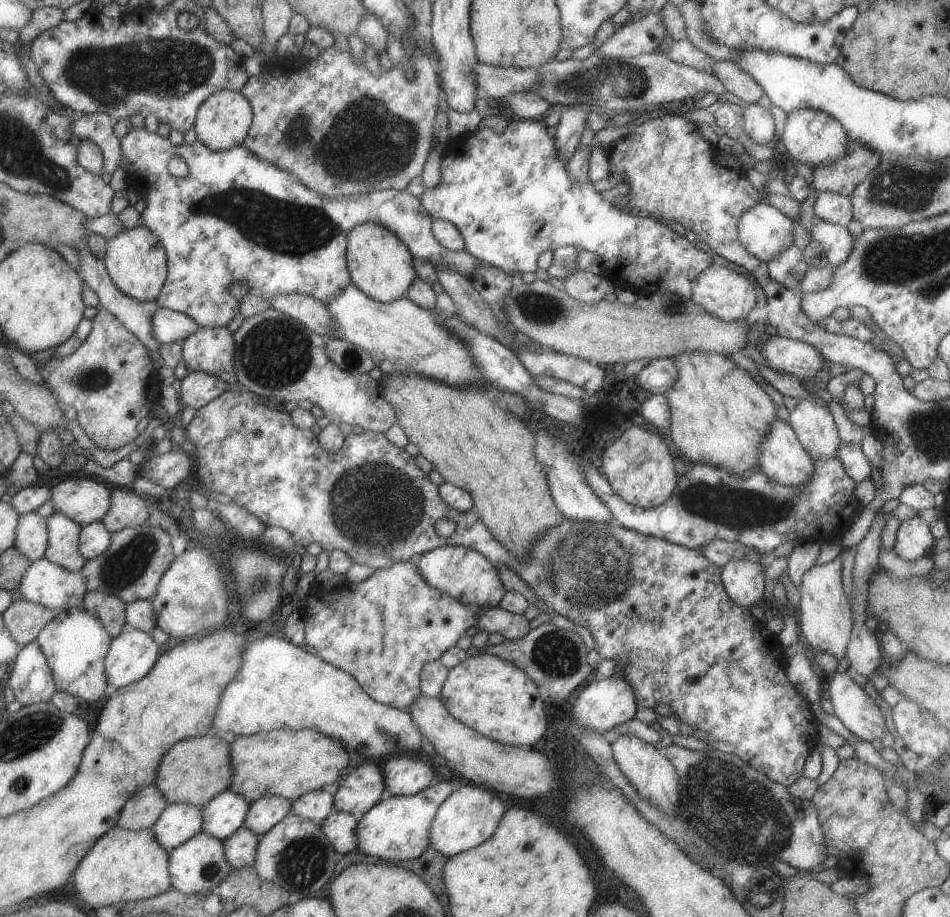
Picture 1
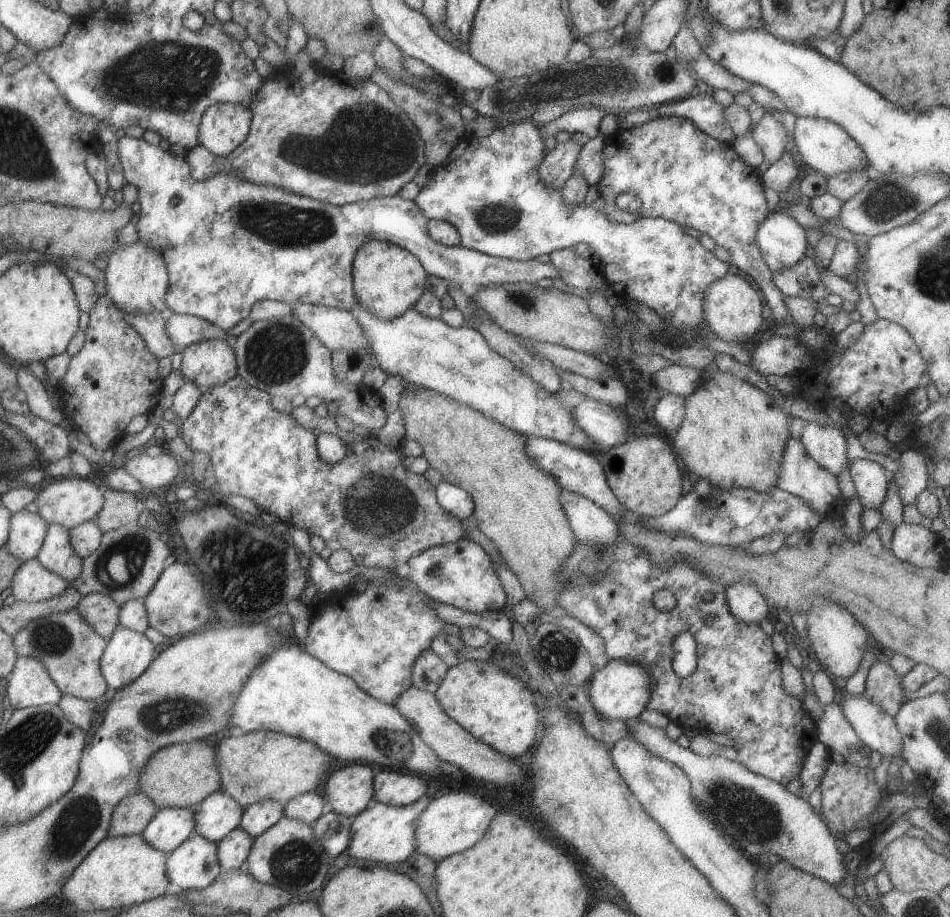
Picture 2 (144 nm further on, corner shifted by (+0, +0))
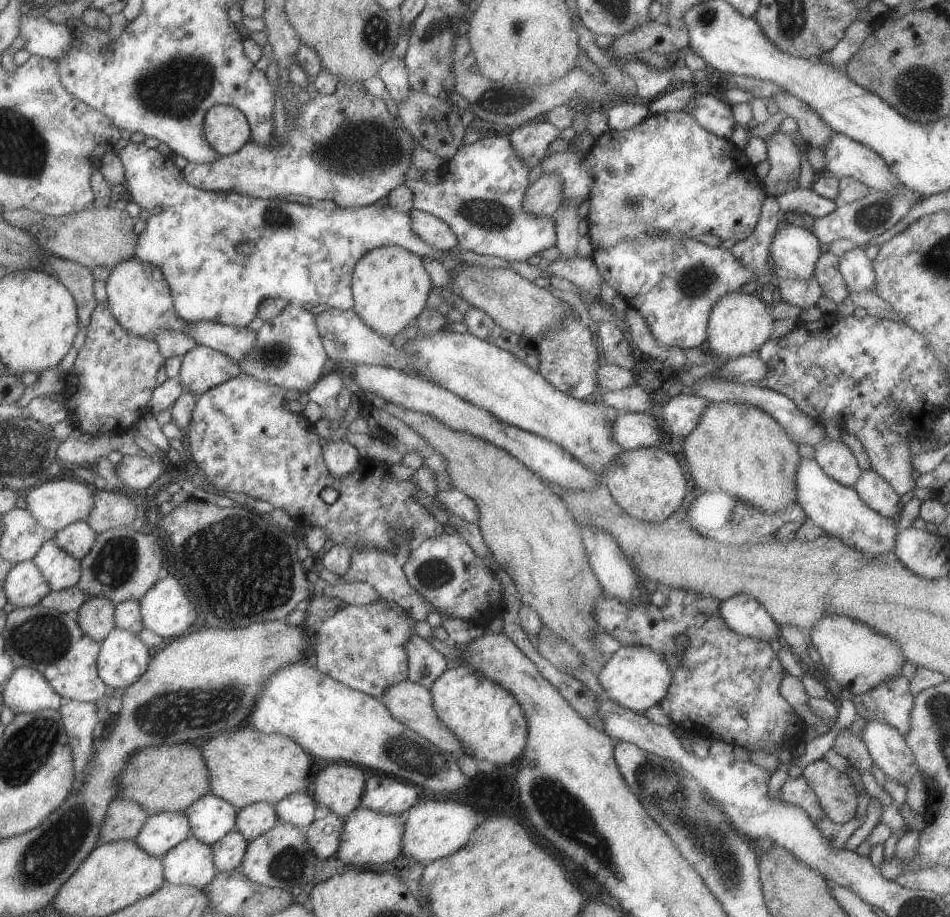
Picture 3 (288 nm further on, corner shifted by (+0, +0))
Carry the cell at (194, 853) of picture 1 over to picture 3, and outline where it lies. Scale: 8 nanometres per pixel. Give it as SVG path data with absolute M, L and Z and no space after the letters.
M187 838L163 856L165 882L173 886L193 886L203 890L217 876L213 850L209 844Z

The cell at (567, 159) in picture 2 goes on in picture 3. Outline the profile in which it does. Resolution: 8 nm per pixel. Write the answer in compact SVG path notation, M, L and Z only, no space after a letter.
M541 174L529 188L523 198L523 208L529 214L551 218L555 210L563 204L561 174Z

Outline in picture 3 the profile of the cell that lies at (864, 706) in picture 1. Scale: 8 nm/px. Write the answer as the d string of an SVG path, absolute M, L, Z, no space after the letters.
M869 720L859 732L873 762L887 774L887 778L905 786L909 778L919 772L905 736L897 728L881 720Z

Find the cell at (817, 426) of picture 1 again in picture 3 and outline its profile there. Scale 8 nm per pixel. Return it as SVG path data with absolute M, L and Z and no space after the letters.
M827 436L821 438L819 444L813 448L813 460L821 466L821 470L829 478L833 478L839 484L849 486L849 488L855 486L859 474L863 472L857 466L857 462L855 462L853 454L849 452L849 448L843 442L827 438Z

